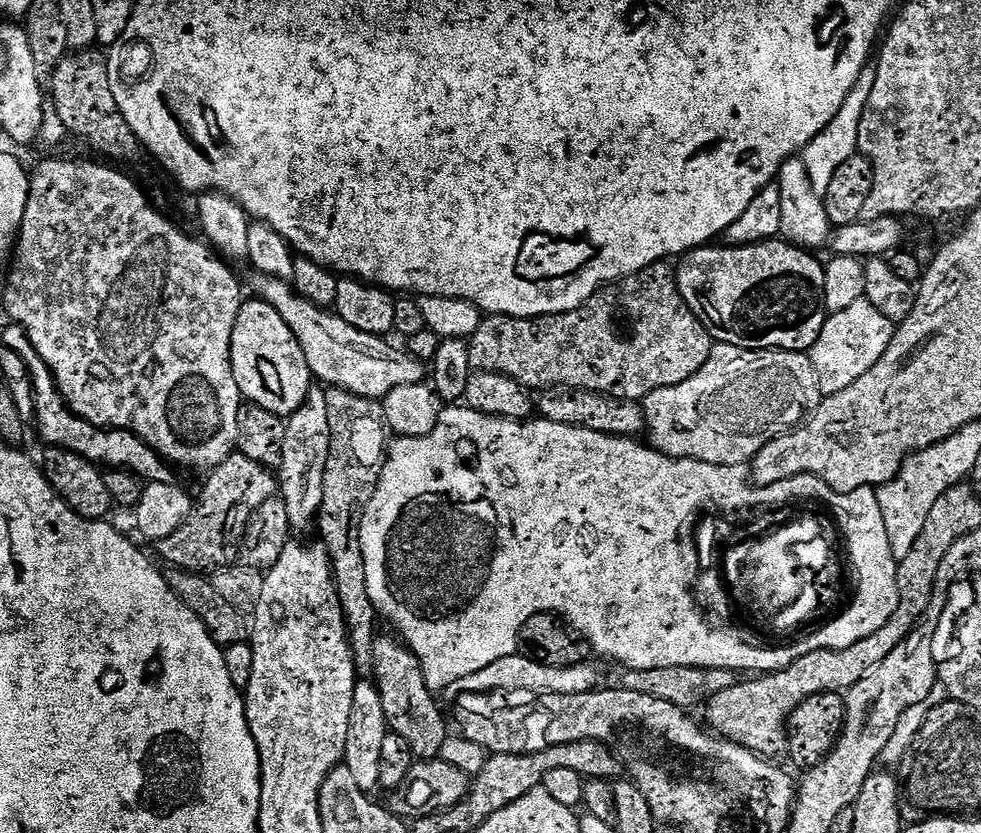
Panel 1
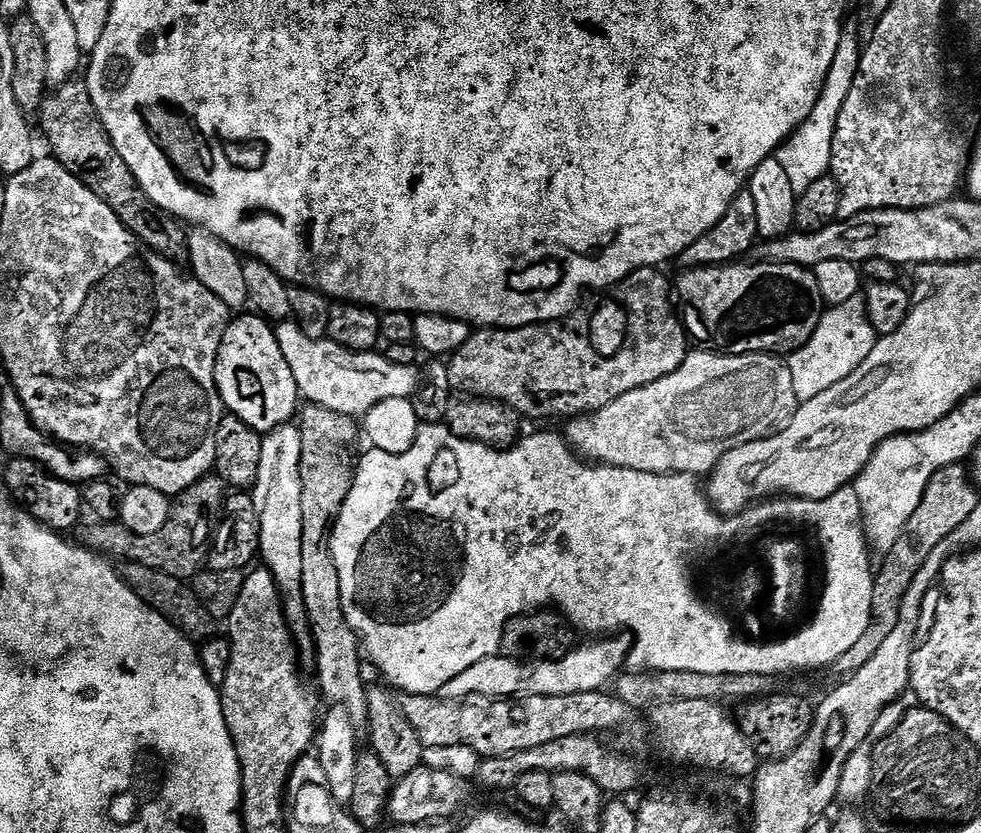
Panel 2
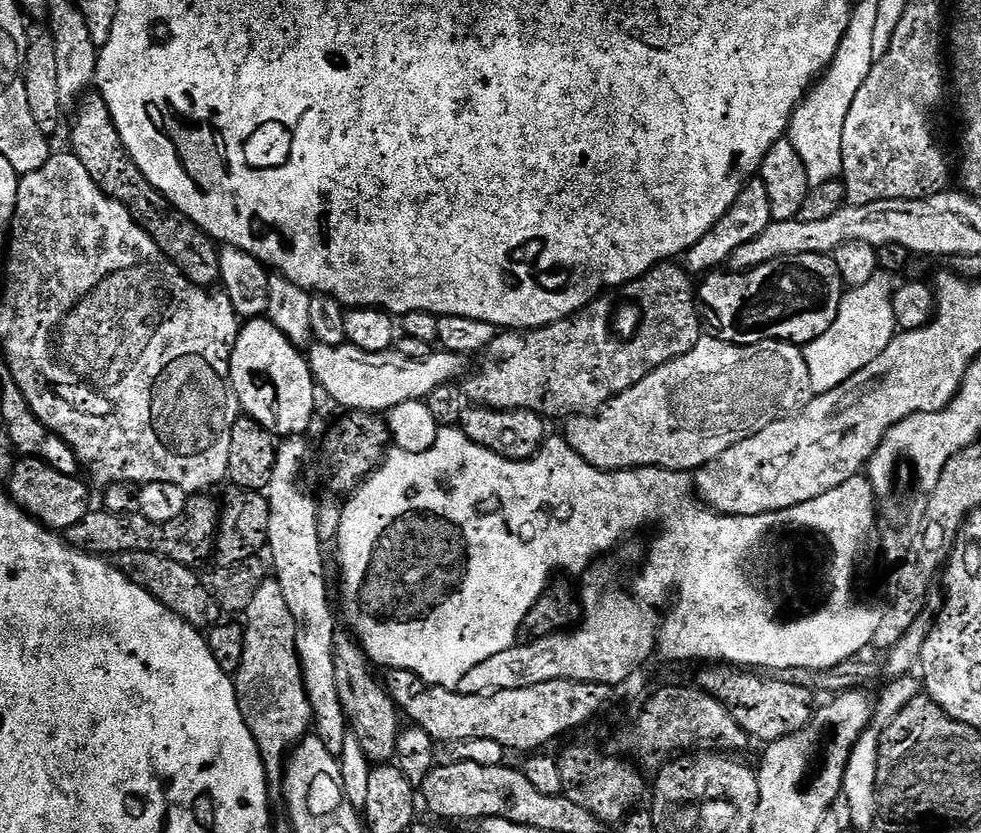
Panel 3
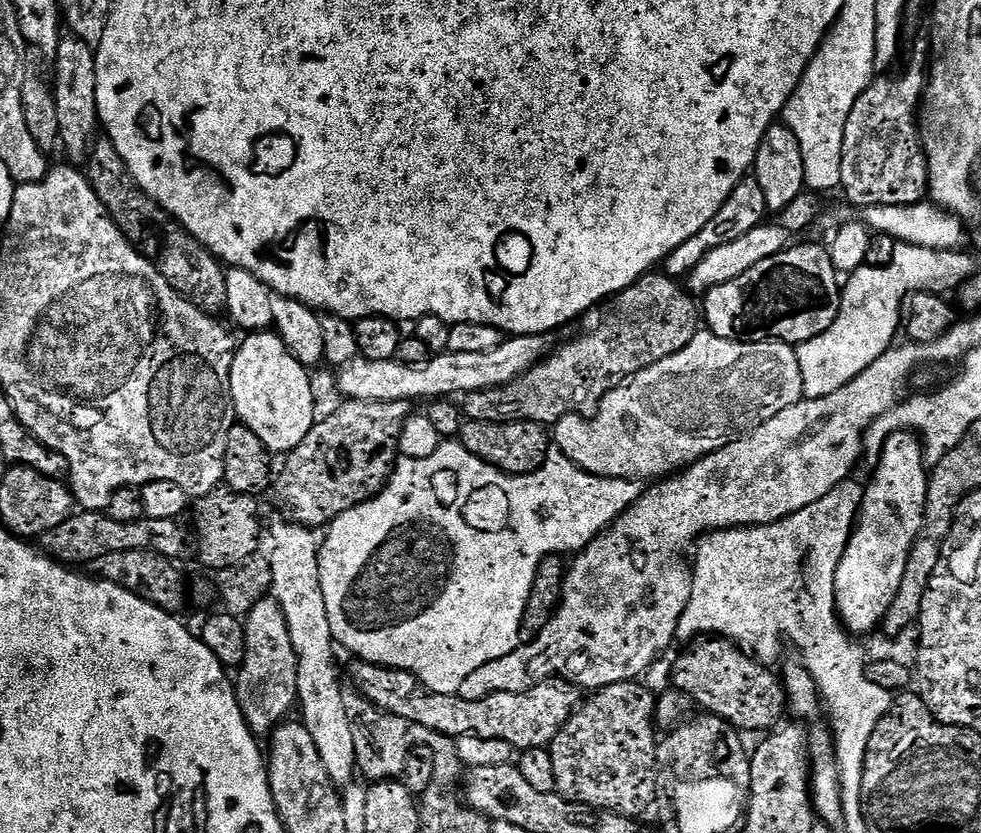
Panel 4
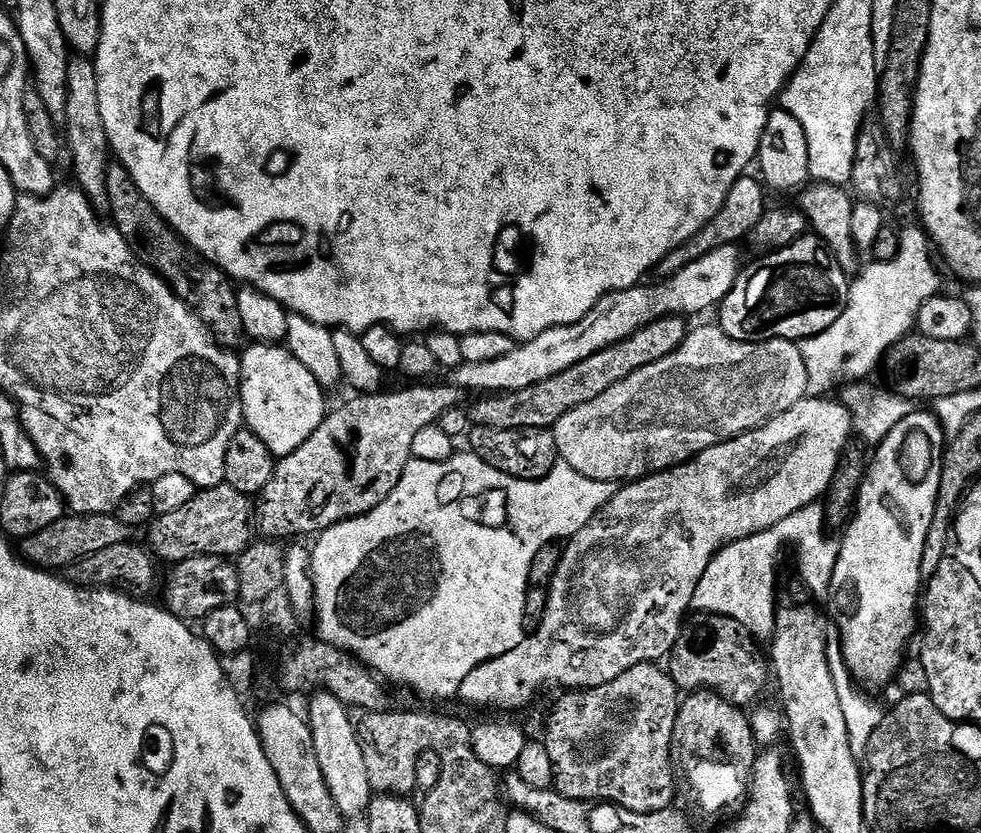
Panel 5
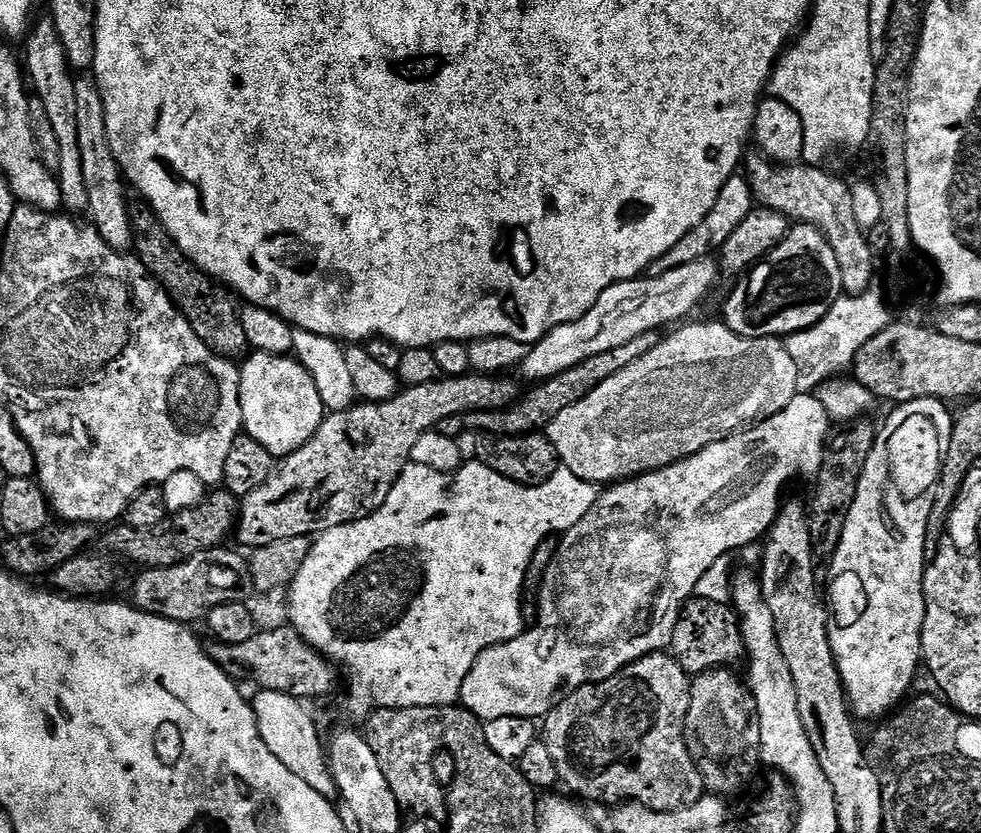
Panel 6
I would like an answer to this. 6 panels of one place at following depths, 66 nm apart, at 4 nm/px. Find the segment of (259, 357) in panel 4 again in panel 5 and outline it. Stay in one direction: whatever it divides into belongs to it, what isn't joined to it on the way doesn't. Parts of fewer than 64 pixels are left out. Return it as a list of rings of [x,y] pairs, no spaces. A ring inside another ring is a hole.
[[[259,342],[248,347],[243,349],[240,356],[238,395],[243,423],[255,436],[262,438],[262,442],[266,442],[266,446],[273,456],[283,458],[294,454],[294,450],[298,450],[298,446],[302,446],[302,442],[306,442],[306,438],[310,438],[310,434],[314,434],[314,430],[318,430],[318,426],[324,420],[326,415],[325,389],[321,388],[320,383],[314,378],[314,374],[310,374],[310,370],[306,370],[306,366],[302,366],[302,362],[298,362],[298,358],[292,356],[287,347]]]

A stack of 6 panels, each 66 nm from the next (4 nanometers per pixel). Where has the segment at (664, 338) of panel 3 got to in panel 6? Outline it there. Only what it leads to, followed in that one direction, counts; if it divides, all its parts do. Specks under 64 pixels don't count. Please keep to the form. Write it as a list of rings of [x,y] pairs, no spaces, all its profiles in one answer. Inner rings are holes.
[[[647,332],[634,338],[634,342],[626,342],[626,346],[618,346],[618,350],[606,350],[606,354],[586,358],[586,362],[582,362],[554,378],[529,387],[532,389],[529,392],[527,389],[520,399],[508,408],[468,413],[464,417],[465,429],[472,431],[473,428],[476,434],[487,434],[497,438],[530,436],[539,433],[541,430],[547,429],[549,422],[558,418],[558,414],[562,414],[562,410],[566,410],[566,406],[574,406],[574,402],[586,398],[586,394],[590,394],[590,390],[594,390],[594,386],[598,386],[602,382],[606,382],[606,378],[618,374],[618,370],[626,370],[626,366],[630,366],[630,362],[638,362],[638,358],[650,354],[650,350],[654,350],[654,346],[660,343],[661,339],[660,332]]]

